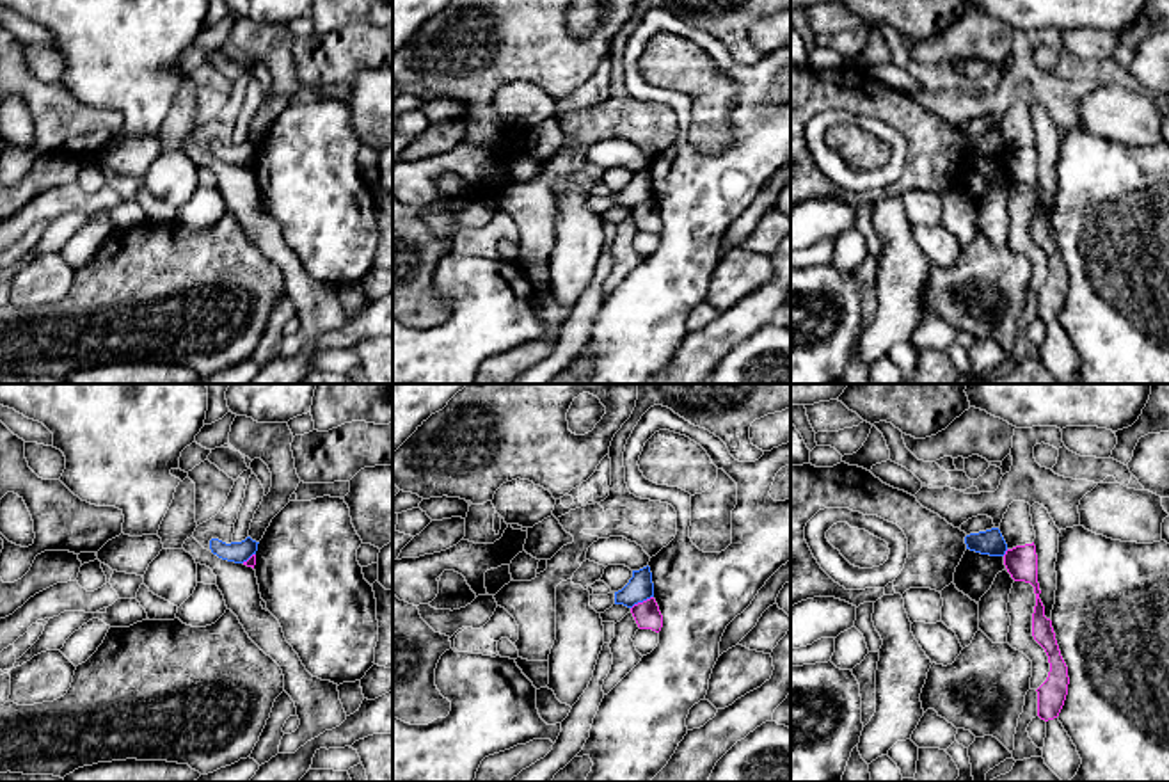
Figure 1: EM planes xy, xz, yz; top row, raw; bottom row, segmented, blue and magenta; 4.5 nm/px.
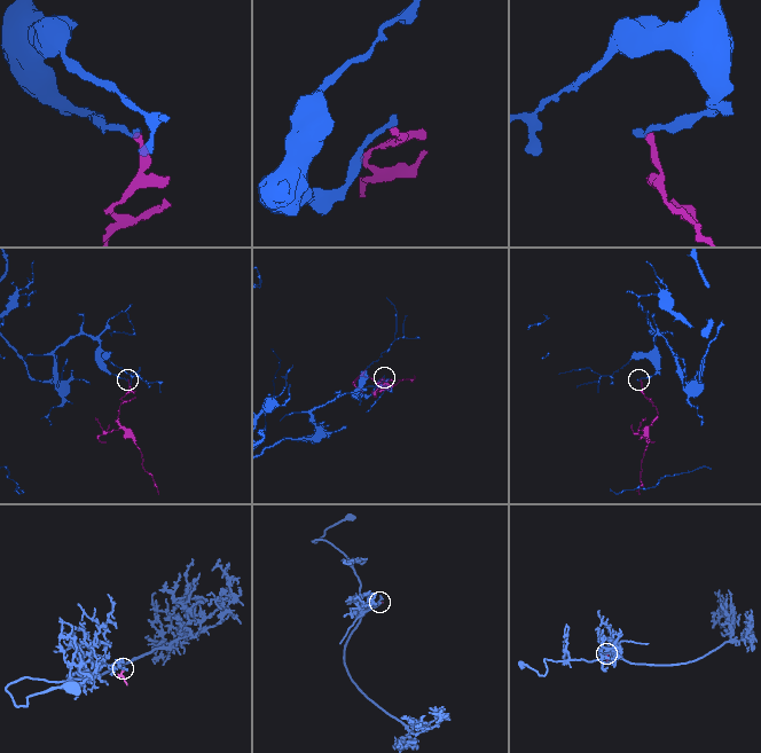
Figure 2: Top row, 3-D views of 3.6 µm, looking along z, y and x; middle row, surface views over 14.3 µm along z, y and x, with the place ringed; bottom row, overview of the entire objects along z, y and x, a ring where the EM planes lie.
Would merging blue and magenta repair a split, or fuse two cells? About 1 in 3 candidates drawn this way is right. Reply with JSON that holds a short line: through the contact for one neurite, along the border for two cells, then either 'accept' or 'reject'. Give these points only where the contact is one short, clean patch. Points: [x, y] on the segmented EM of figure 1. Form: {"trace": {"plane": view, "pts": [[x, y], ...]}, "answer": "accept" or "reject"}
{"trace": {"plane": "xz", "pts": [[652, 596], [631, 608]]}, "answer": "reject"}

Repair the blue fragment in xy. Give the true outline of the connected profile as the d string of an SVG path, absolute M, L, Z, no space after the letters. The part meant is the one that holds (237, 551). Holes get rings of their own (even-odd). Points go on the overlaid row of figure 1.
M247 537L242 542L231 542L231 544L226 544L219 539L211 539L210 540L210 549L211 549L213 555L217 555L222 560L235 562L235 563L243 563L252 555L256 555L258 544L259 542L252 540L250 537Z

